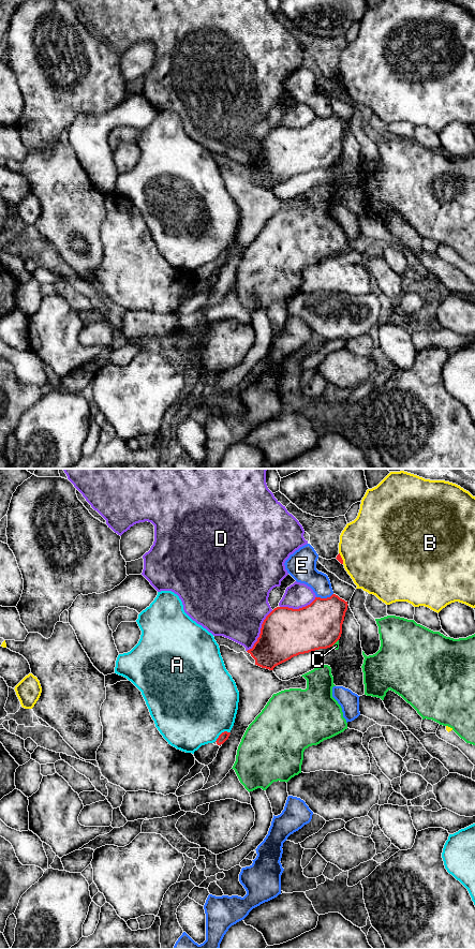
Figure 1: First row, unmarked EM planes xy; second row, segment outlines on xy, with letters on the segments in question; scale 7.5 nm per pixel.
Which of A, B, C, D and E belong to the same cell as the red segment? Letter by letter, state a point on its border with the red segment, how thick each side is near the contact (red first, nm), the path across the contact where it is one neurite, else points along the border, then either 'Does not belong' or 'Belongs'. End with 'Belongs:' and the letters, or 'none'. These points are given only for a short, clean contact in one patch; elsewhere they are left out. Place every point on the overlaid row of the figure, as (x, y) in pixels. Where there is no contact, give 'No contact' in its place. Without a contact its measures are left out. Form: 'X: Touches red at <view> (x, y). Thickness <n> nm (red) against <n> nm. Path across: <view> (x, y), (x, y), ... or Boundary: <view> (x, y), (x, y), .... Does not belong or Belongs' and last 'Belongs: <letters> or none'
A: Touches red at xy (221, 734). Thickness 70 nm (red) against 500 nm. Does not belong
B: Touches red at xy (341, 558). Thickness 40 nm (red) against 500 nm. Does not belong
C: Touches red at xy (335, 642). Thickness 360 nm (red) against 50 nm. Does not belong
D: Touches red at xy (261, 632). Thickness 380 nm (red) against 440 nm. Does not belong
E: Touches red at xy (324, 598). Thickness 360 nm (red) against 180 nm. Does not belong
Belongs: none

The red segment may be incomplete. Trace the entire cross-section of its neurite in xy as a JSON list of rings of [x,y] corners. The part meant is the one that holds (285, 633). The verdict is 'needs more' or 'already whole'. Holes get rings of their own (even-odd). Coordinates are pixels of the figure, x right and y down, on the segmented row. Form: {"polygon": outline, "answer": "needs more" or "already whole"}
{"polygon": [[[332,594],[327,598],[315,597],[310,605],[299,609],[277,607],[264,620],[257,641],[247,652],[255,659],[255,665],[273,670],[299,654],[330,648],[341,637],[347,606],[347,602]]], "answer": "already whole"}

